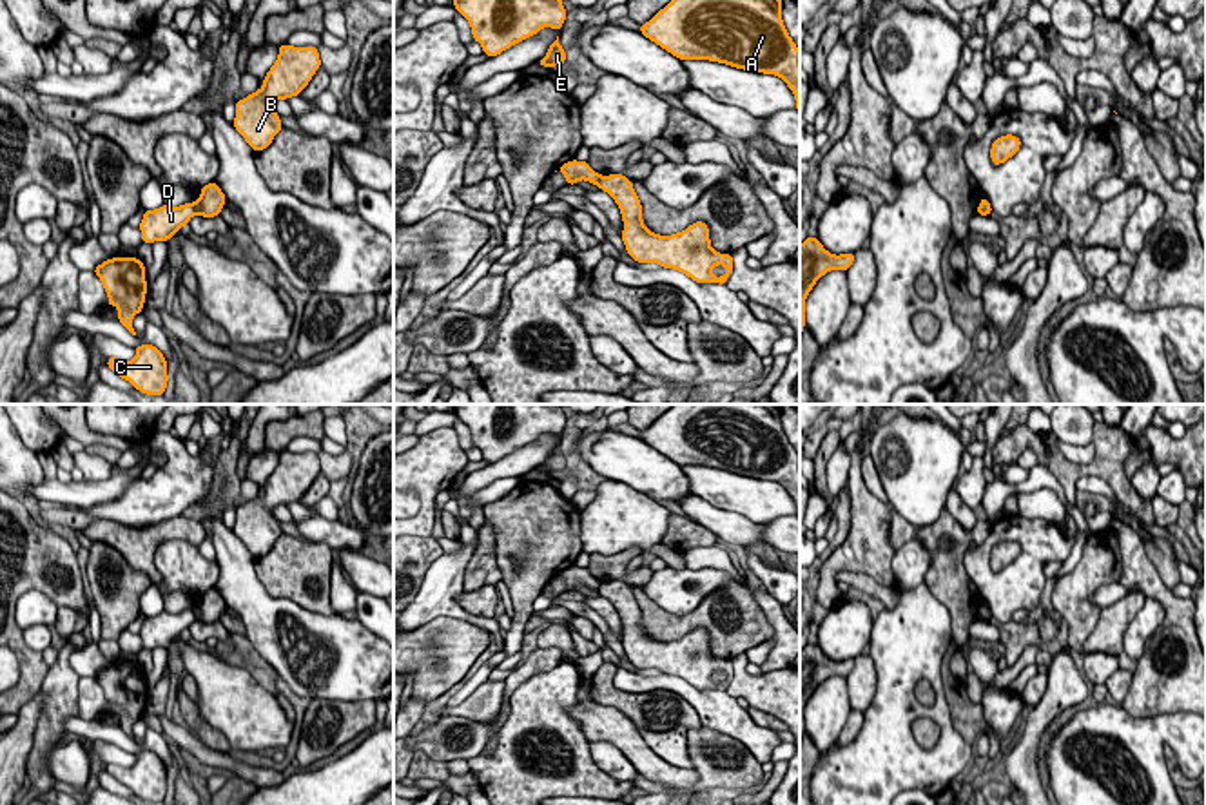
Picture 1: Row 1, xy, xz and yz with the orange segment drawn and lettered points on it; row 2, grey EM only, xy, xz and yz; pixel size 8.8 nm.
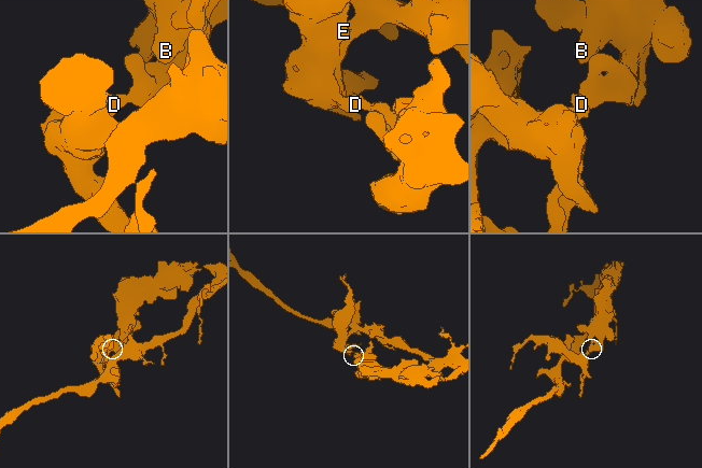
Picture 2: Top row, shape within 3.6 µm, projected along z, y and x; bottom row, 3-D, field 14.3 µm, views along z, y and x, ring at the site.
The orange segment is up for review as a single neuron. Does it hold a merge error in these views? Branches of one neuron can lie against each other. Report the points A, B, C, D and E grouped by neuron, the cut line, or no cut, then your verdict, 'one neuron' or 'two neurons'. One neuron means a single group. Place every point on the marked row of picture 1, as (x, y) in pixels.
A C D E / B; cut in xy along (191, 203), (196, 213); two neurons

